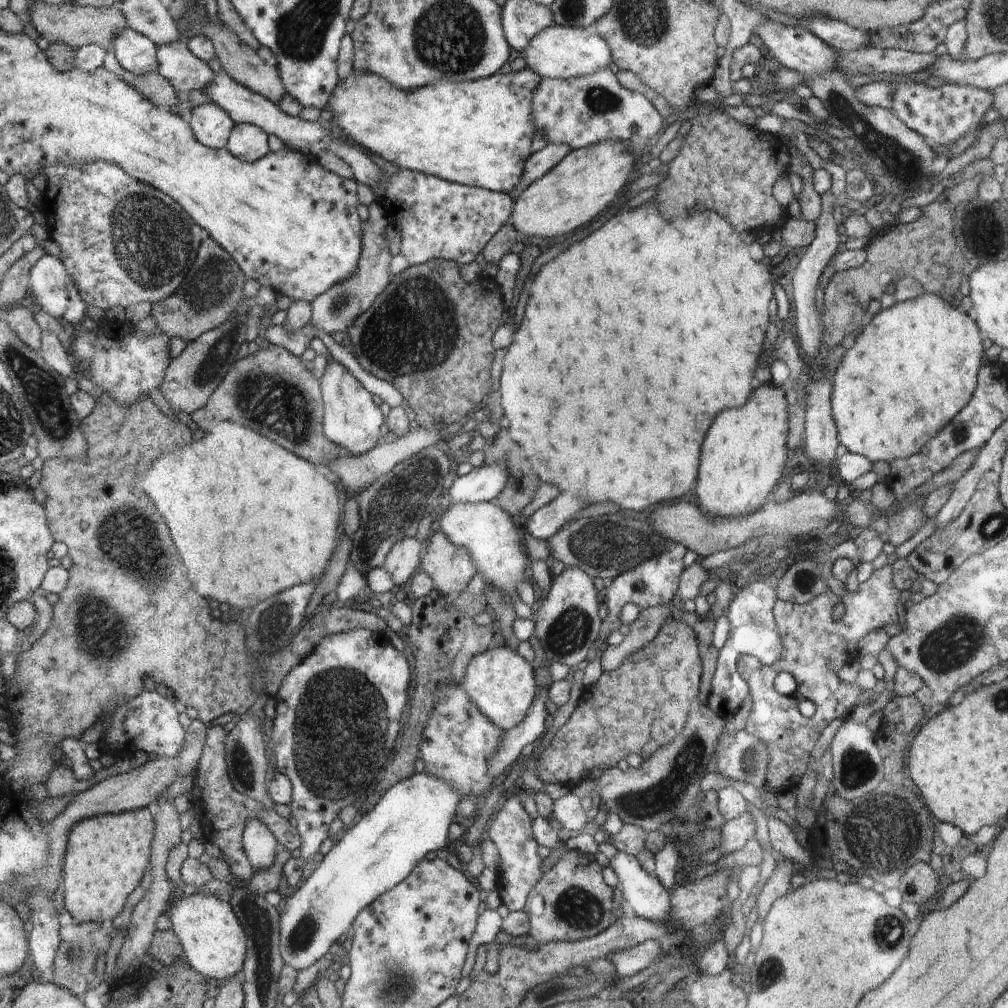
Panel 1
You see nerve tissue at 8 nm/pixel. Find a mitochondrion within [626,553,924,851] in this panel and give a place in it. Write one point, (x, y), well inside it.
(858, 771)

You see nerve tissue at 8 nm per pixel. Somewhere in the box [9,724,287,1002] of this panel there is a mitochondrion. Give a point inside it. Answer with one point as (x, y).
(81, 953)

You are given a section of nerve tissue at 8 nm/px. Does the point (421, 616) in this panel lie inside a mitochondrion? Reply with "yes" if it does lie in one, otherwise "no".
no

